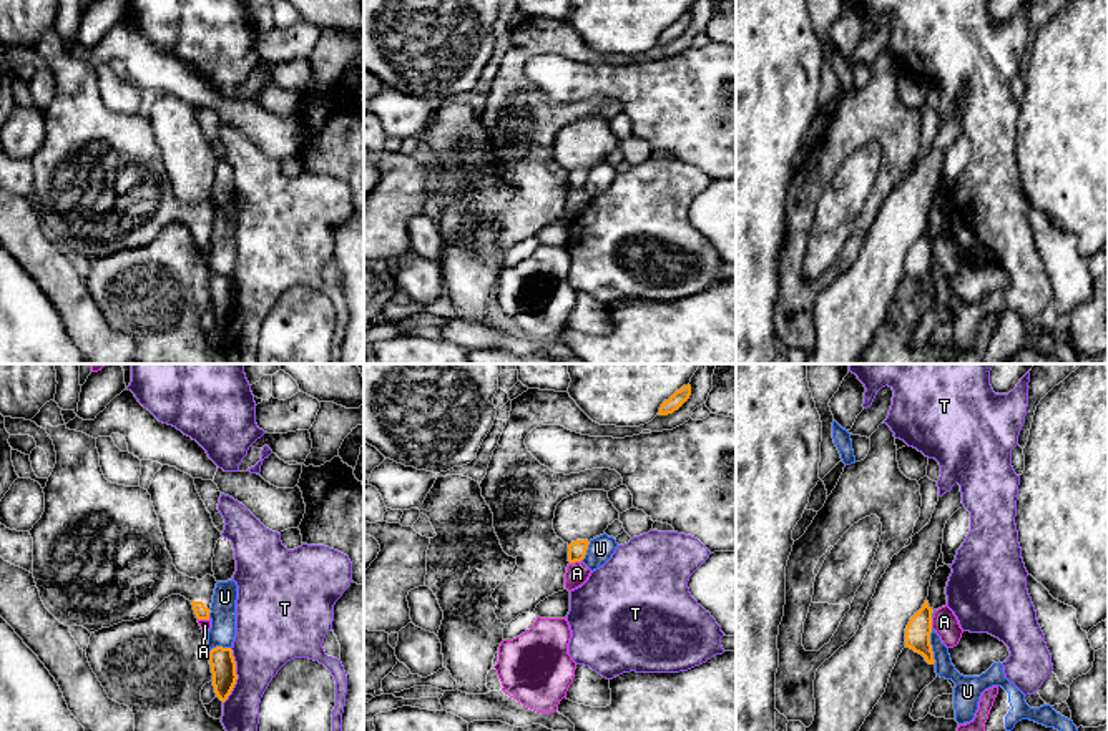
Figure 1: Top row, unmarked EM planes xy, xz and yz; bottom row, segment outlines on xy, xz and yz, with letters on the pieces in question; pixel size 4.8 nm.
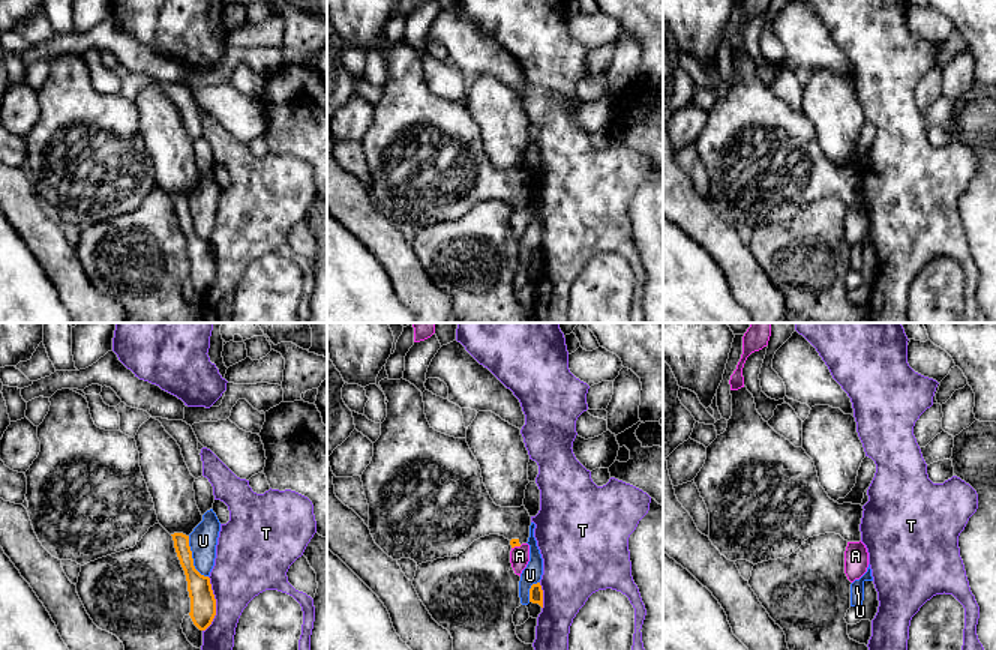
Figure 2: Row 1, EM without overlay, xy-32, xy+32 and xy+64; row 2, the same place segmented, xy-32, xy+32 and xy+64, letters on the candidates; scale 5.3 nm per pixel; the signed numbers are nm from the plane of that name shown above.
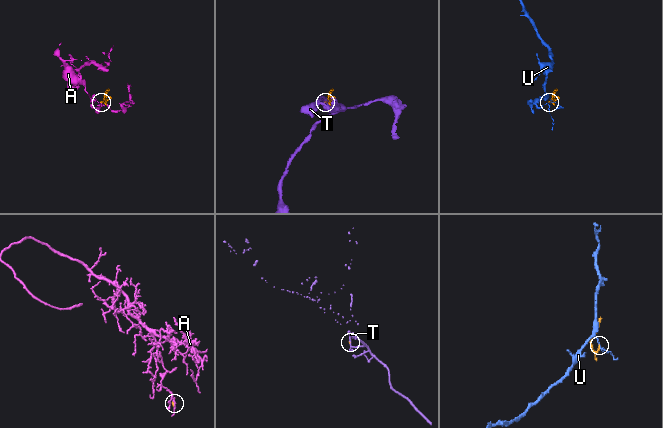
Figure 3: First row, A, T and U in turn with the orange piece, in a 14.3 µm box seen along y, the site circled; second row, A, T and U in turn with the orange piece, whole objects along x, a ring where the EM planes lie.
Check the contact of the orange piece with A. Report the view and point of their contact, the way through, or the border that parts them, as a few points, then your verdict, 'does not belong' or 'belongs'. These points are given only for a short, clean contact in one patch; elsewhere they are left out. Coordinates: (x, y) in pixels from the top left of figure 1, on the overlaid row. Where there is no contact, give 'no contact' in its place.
xz (575, 560) | along xz (580, 560), (570, 564) | does not belong

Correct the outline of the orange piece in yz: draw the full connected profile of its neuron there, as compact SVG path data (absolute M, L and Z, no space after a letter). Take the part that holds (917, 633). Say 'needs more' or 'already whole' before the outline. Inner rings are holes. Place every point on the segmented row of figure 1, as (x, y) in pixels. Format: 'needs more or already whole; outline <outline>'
needs more; outline M949 565L939 567L932 575L929 596L922 608L910 618L905 628L905 648L922 655L929 665L934 665L934 651L930 645L932 613L947 605L945 586L952 568Z

